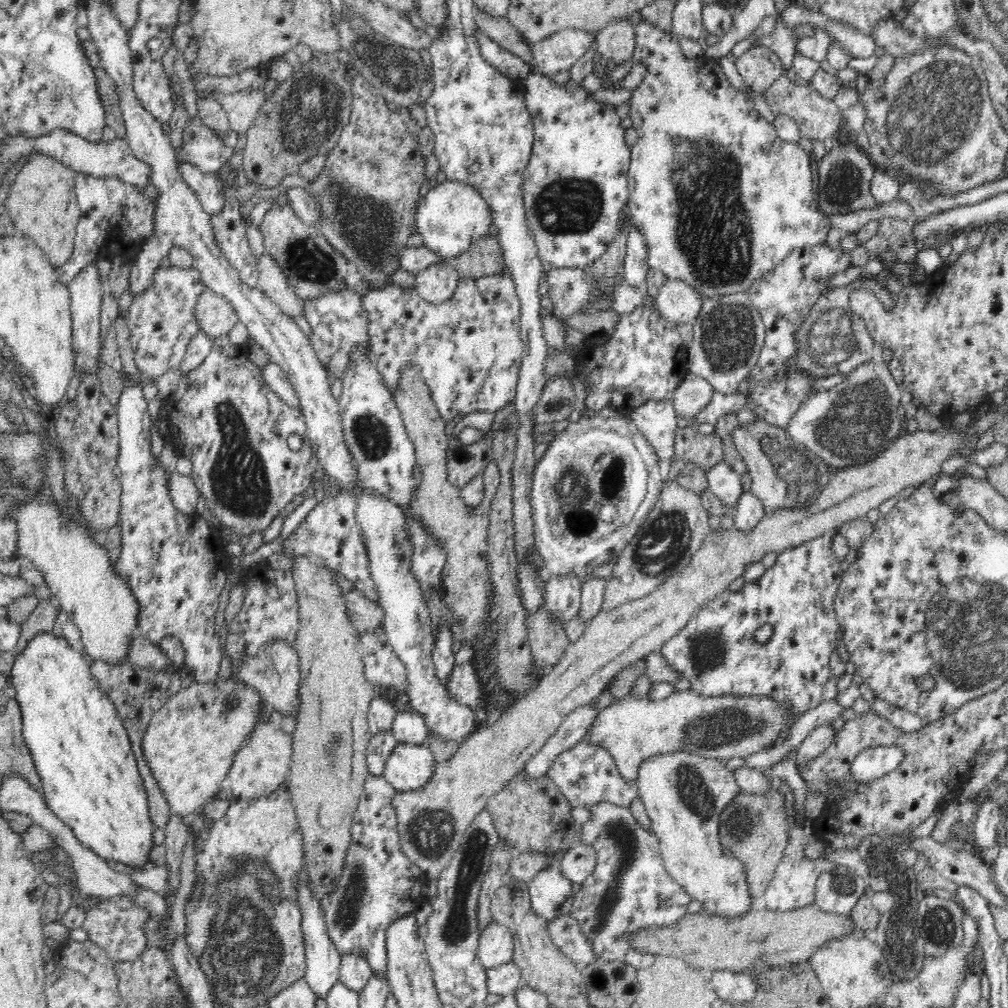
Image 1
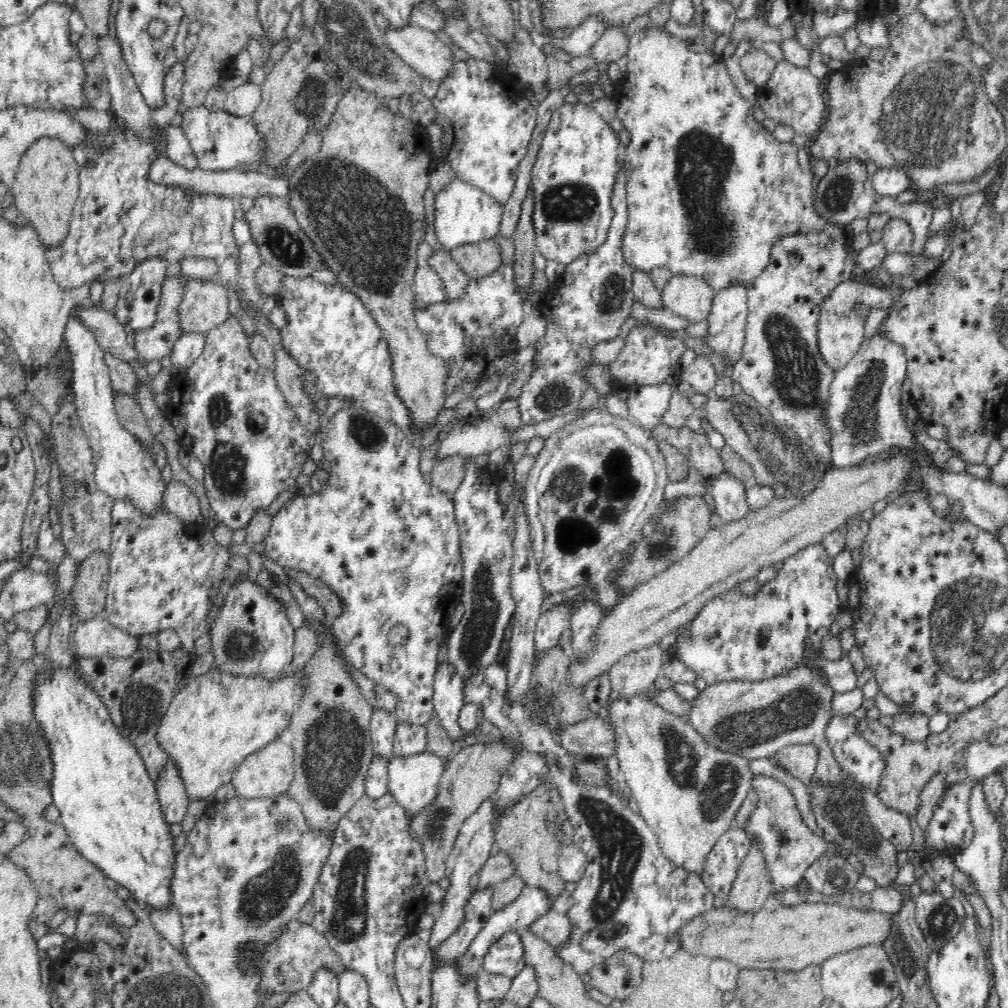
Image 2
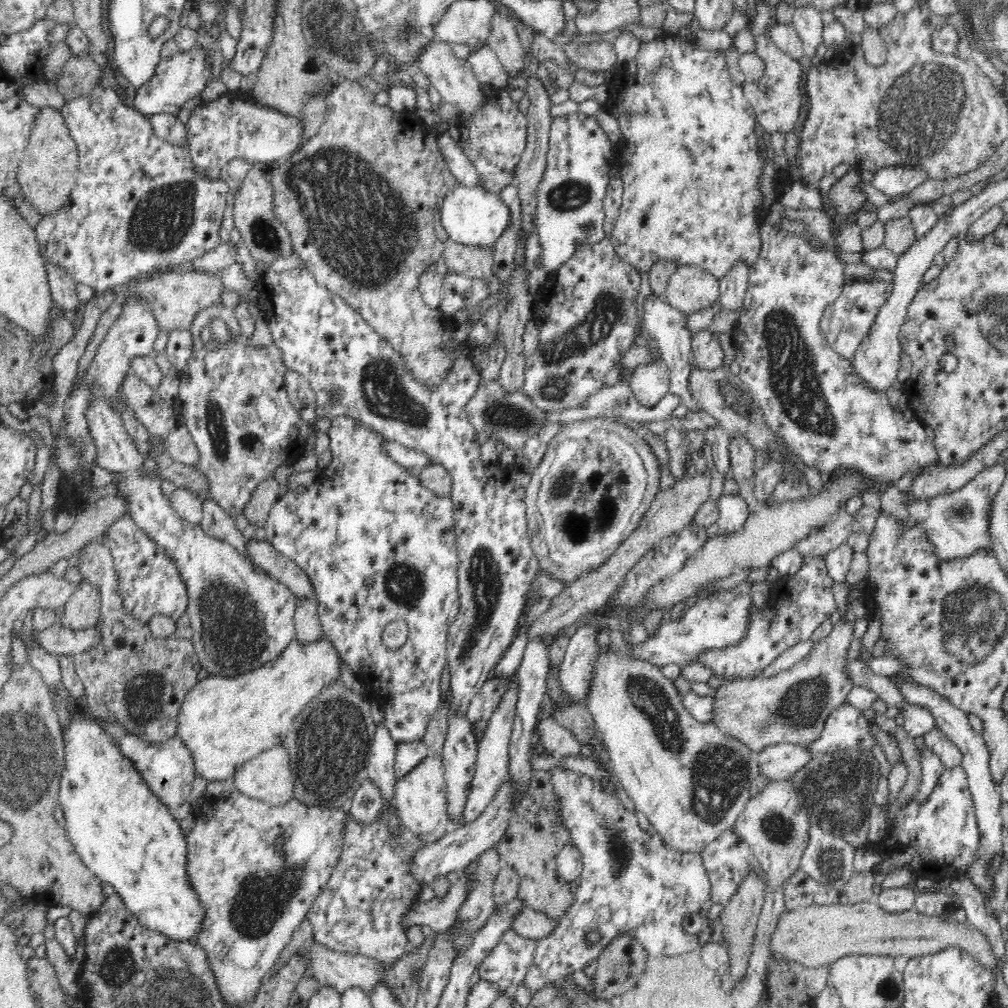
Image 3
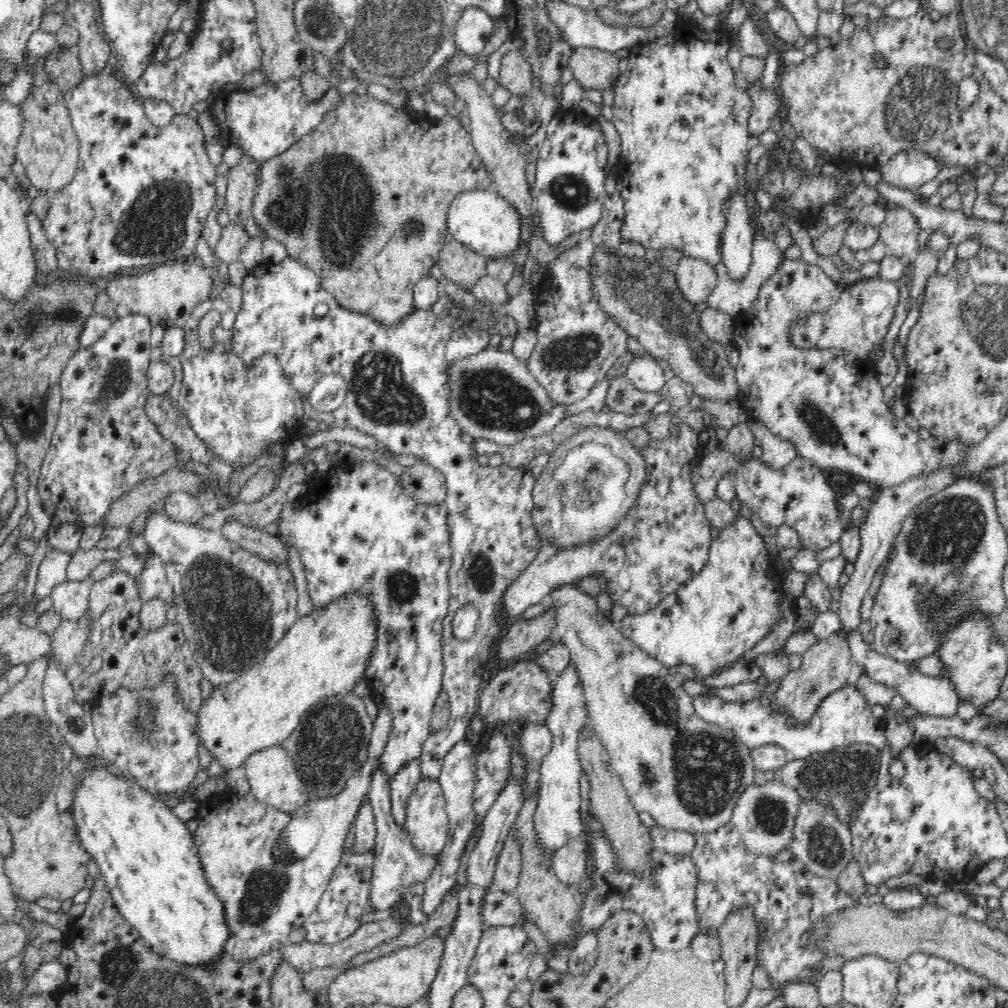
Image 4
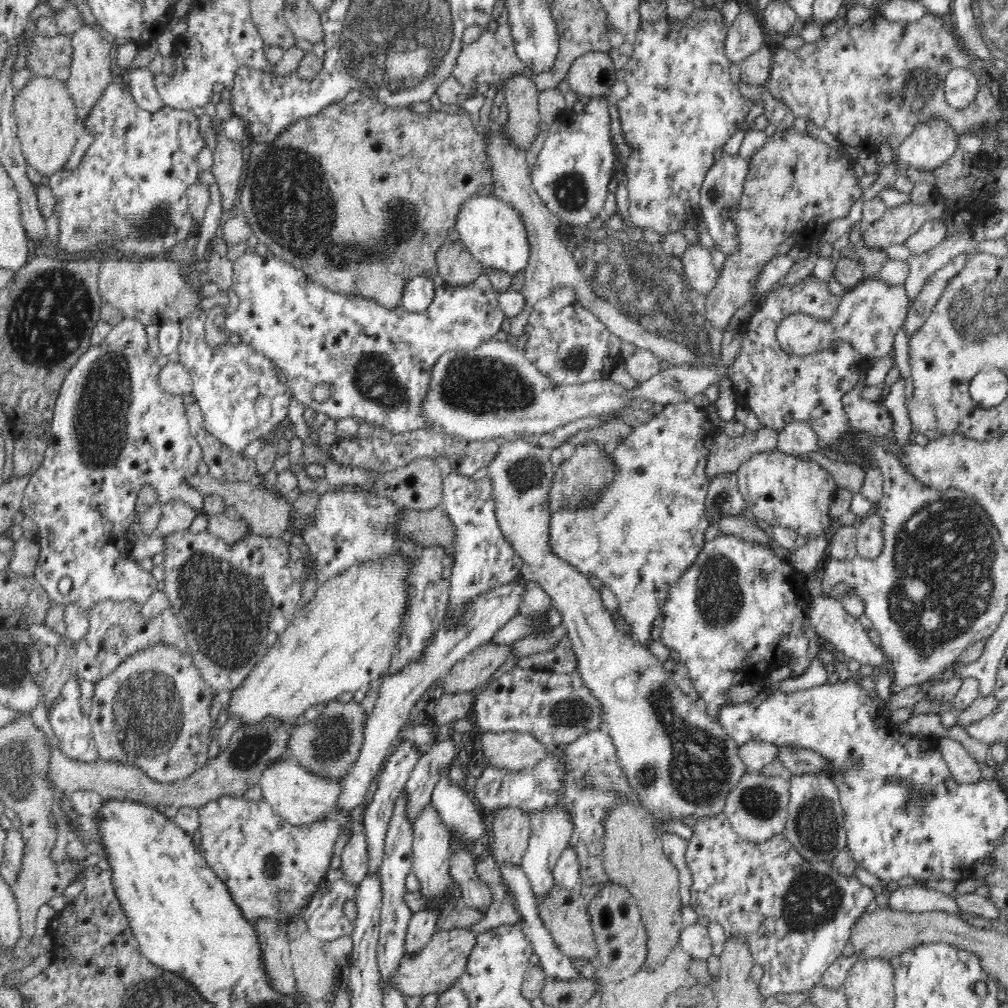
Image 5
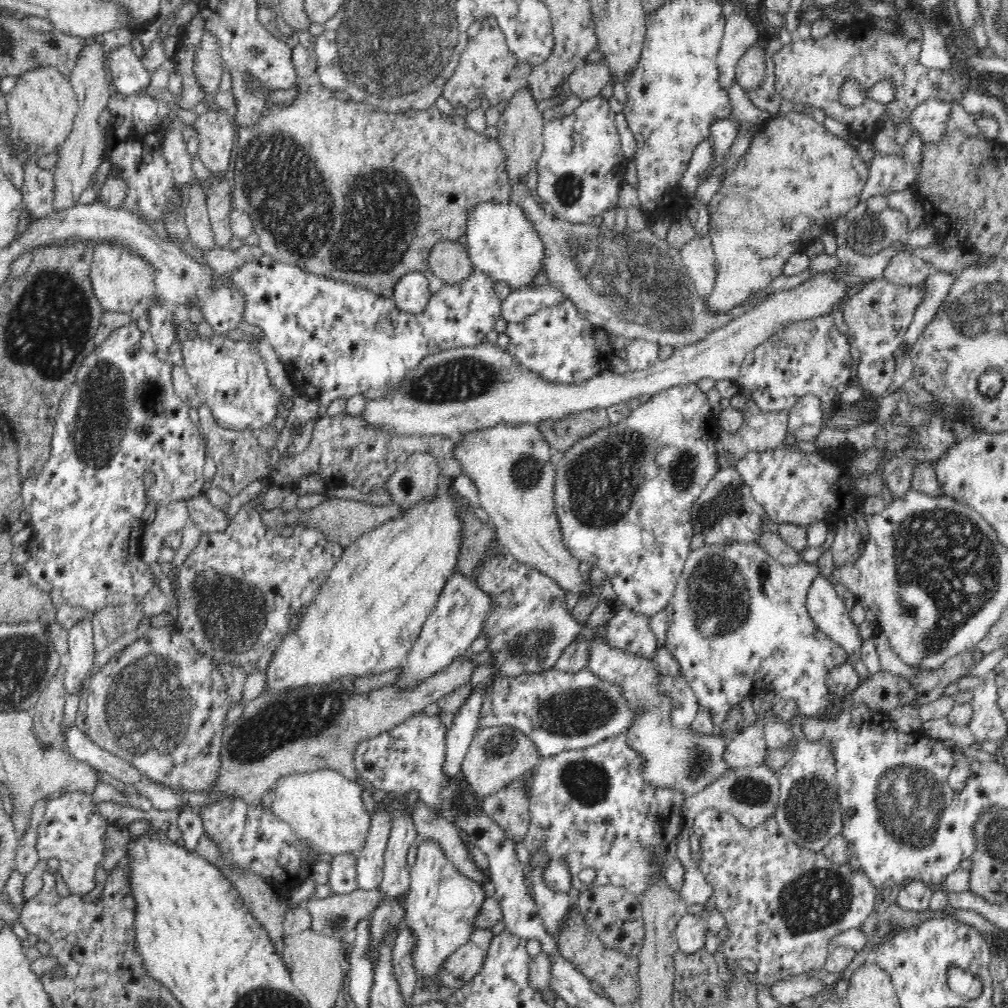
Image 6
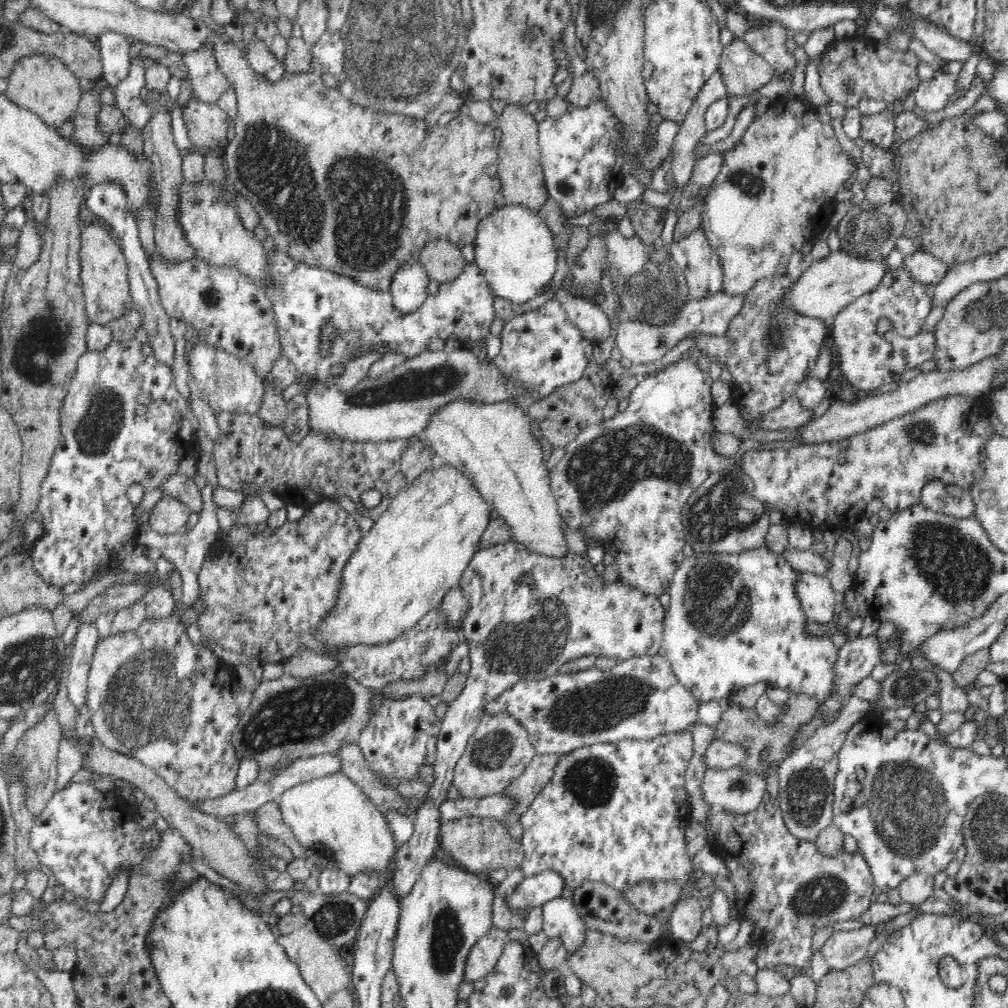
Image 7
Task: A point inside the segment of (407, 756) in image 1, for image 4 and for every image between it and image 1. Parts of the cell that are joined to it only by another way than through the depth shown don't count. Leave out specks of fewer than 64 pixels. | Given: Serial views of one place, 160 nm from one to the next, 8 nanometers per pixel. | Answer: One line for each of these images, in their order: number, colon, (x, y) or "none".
2: (413, 780)
3: (420, 799)
4: (426, 818)

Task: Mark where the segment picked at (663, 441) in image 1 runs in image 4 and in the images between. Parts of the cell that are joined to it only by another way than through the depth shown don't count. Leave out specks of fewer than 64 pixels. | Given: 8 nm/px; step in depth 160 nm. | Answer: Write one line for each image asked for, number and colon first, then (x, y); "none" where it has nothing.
2: (648, 404)
3: (649, 383)
4: (645, 374)

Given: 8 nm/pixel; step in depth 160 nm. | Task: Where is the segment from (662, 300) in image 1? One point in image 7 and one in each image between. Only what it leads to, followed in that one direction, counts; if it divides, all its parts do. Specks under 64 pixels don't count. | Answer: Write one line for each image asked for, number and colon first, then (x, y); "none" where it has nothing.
2: (689, 297)
3: (690, 289)
4: (696, 280)
5: (699, 270)
6: (697, 256)
7: (696, 258)

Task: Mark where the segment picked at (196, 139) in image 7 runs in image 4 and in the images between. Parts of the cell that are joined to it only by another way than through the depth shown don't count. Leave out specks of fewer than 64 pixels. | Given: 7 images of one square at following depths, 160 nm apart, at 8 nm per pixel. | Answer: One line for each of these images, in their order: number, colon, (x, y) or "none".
4: (242, 180)
5: (228, 160)
6: (216, 132)

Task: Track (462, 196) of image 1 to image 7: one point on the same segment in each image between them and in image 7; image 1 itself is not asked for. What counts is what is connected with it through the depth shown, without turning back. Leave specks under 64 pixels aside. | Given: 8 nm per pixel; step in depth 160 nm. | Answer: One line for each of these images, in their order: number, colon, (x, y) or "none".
2: (463, 214)
3: (471, 216)
4: (484, 221)
5: (493, 232)
6: (502, 243)
7: (514, 250)

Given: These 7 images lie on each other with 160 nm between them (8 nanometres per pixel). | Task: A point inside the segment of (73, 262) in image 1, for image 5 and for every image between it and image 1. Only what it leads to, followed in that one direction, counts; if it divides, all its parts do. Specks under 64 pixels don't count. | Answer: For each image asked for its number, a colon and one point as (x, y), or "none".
2: (120, 218)
3: (140, 205)
4: (141, 194)
5: (128, 192)

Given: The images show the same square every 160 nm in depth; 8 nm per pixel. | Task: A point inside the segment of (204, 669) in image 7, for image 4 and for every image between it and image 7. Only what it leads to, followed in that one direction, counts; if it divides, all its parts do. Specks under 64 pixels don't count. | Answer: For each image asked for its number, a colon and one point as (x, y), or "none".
4: (149, 735)
5: (153, 712)
6: (160, 704)

